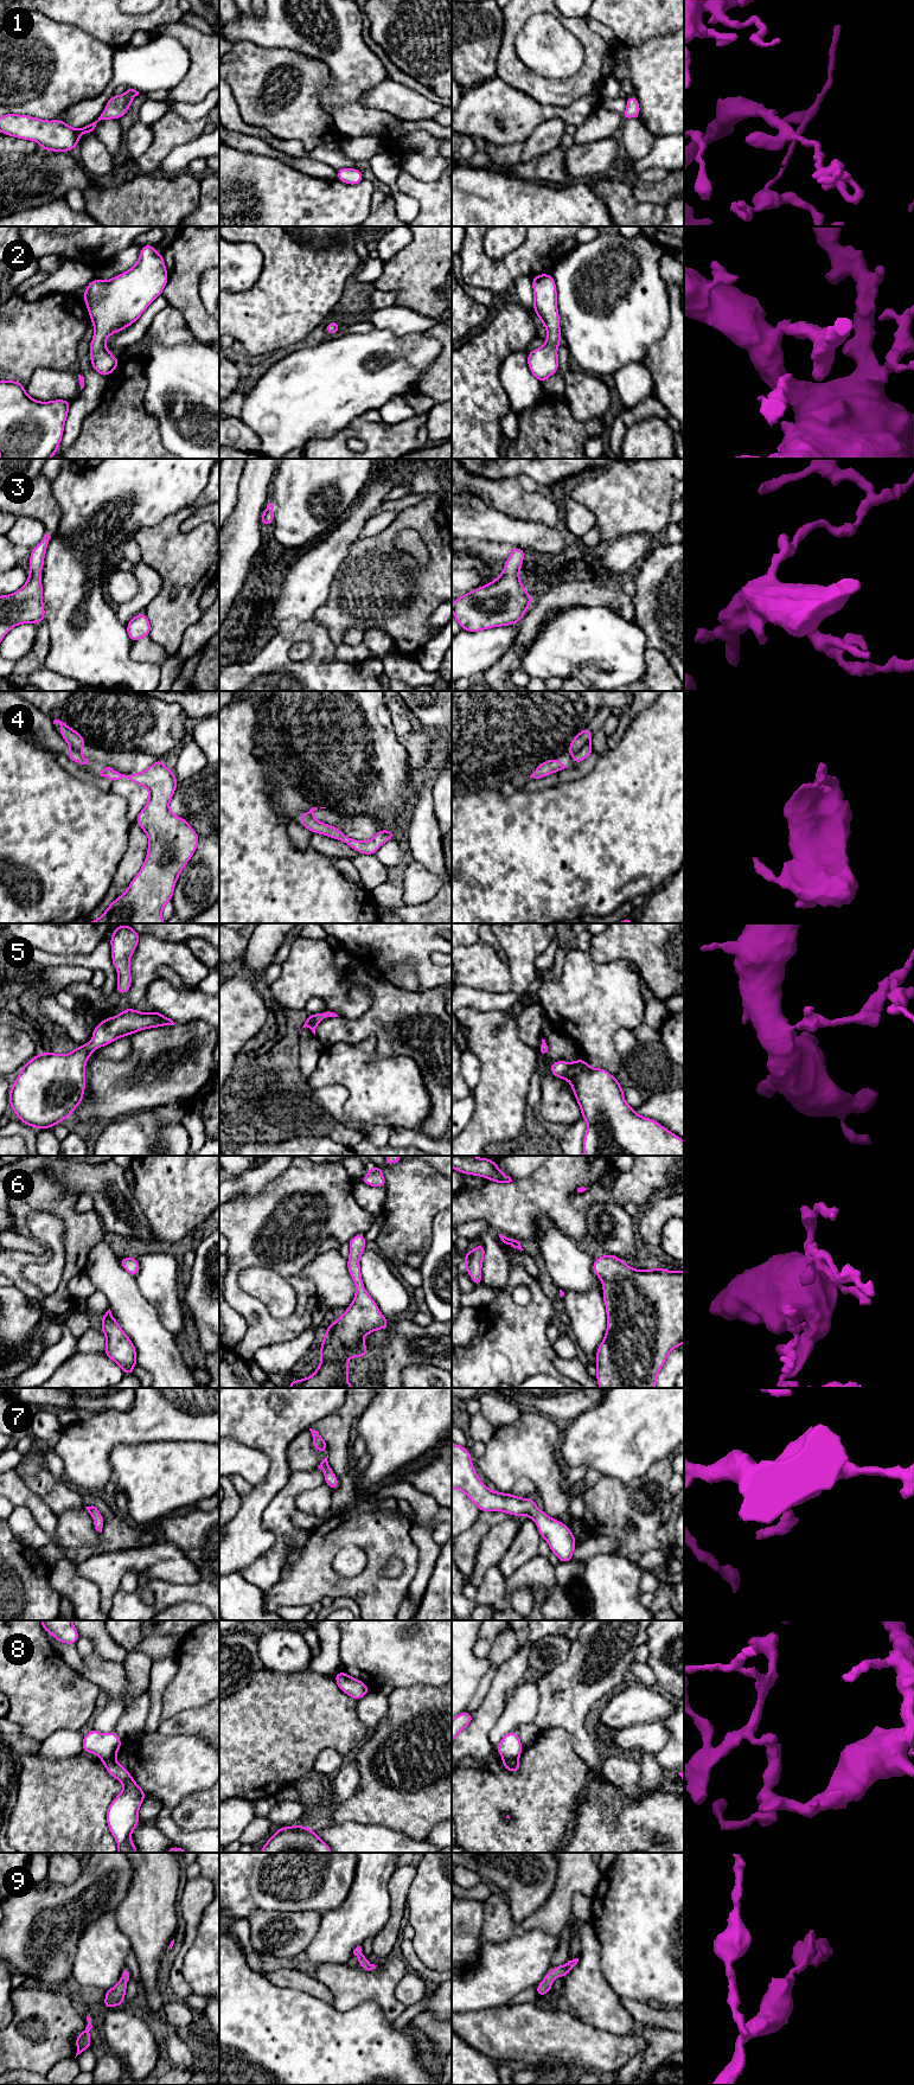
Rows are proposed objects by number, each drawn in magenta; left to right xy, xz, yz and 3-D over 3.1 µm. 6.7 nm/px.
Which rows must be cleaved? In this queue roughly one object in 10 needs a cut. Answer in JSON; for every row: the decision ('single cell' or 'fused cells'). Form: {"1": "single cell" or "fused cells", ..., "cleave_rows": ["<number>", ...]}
{"1": "single cell", "2": "single cell", "3": "single cell", "4": "fused cells", "5": "single cell", "6": "single cell", "7": "single cell", "8": "fused cells", "9": "single cell", "cleave_rows": ["4", "8"]}

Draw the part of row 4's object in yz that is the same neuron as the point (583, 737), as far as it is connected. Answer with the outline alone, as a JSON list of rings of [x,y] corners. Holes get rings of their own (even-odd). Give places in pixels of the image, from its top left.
[[[586,727],[582,731],[580,731],[571,741],[568,753],[573,756],[577,753],[583,746],[590,743],[593,733]]]

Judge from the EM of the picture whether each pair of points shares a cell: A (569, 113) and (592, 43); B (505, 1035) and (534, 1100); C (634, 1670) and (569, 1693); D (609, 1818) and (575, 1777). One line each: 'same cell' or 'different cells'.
A: different cells
B: different cells
C: different cells
D: different cells

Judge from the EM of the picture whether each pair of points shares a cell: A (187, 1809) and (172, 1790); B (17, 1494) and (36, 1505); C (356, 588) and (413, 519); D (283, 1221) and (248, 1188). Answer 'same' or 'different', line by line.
A: different
B: same
C: same
D: different

